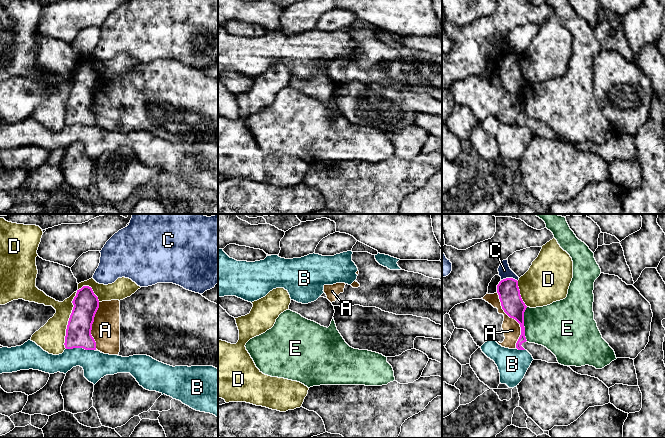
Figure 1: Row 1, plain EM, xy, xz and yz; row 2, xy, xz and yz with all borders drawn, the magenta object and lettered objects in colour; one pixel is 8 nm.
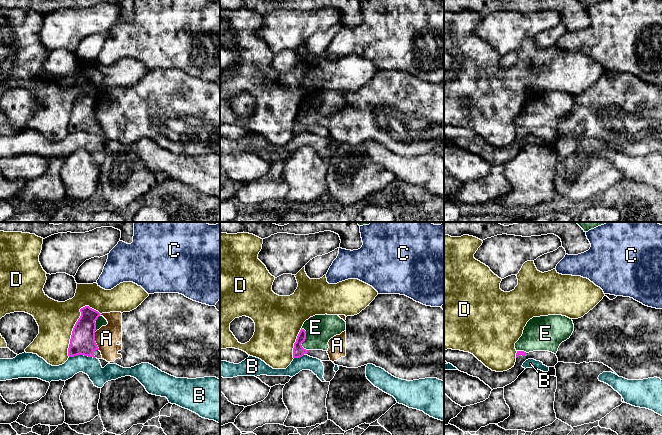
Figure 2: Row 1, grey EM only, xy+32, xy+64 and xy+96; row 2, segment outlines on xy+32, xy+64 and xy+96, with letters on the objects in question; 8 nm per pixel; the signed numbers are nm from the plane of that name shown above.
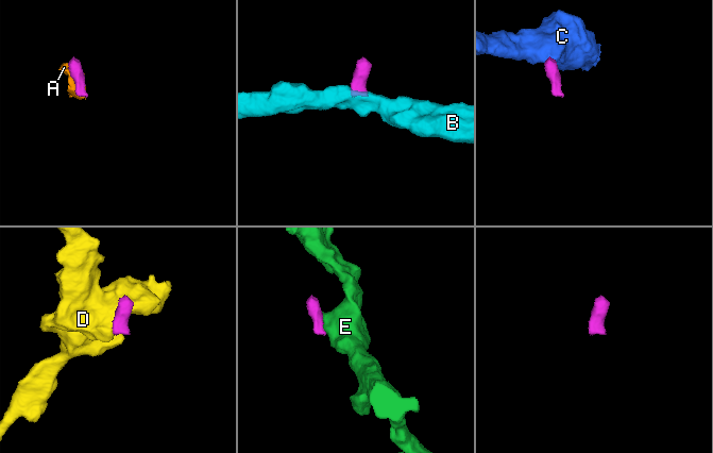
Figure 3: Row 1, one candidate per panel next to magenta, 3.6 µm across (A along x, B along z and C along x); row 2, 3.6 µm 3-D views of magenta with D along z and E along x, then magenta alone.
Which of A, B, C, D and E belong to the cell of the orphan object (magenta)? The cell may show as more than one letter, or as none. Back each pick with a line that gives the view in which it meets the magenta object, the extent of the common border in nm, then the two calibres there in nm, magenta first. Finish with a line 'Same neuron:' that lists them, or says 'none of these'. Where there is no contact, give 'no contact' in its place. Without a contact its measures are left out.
Same neuron: none of these

